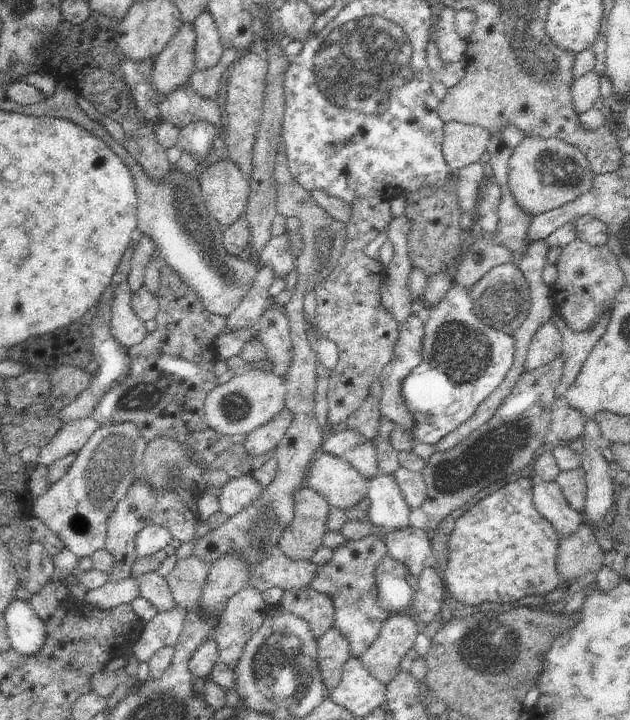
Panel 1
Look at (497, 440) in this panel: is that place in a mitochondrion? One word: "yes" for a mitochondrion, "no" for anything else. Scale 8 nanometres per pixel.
yes

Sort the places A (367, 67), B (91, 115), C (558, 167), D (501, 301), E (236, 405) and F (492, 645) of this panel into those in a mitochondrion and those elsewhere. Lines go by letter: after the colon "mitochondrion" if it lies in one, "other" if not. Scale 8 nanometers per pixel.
A: mitochondrion
B: other
C: mitochondrion
D: mitochondrion
E: mitochondrion
F: mitochondrion

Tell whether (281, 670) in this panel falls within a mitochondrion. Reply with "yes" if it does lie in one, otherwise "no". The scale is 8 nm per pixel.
yes

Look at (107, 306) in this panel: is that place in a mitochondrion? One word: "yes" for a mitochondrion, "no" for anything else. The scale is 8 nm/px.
no

